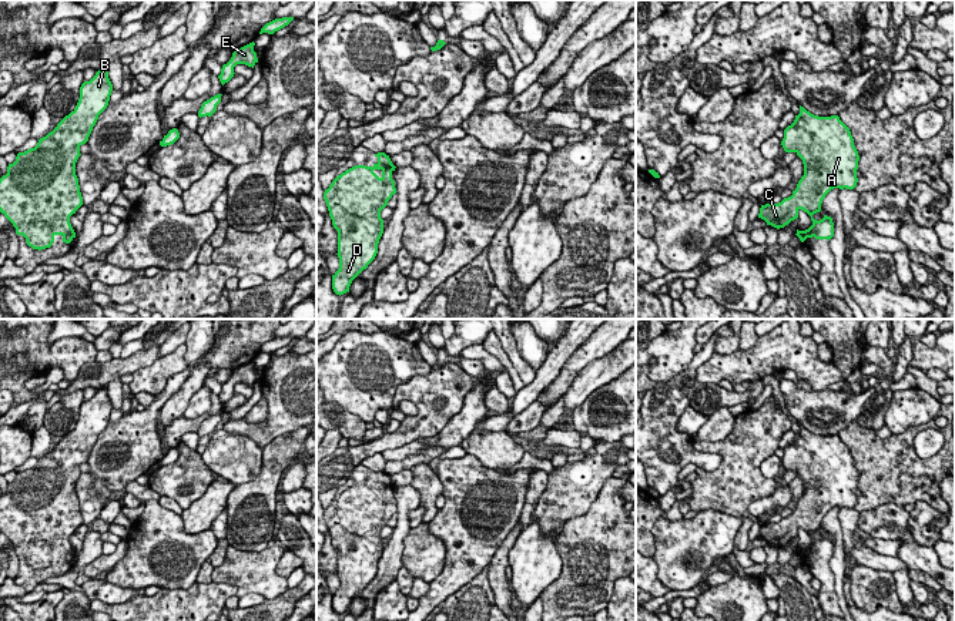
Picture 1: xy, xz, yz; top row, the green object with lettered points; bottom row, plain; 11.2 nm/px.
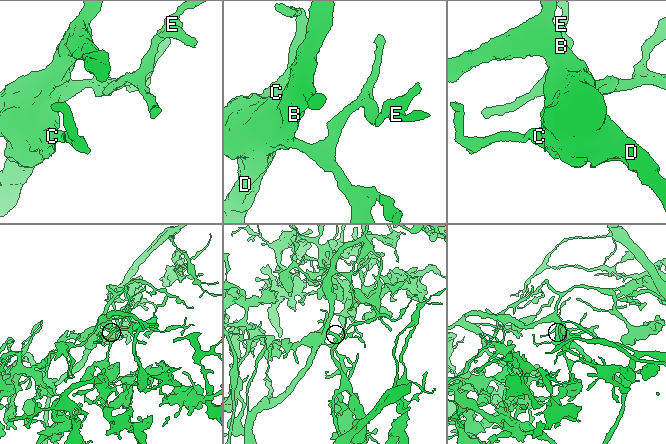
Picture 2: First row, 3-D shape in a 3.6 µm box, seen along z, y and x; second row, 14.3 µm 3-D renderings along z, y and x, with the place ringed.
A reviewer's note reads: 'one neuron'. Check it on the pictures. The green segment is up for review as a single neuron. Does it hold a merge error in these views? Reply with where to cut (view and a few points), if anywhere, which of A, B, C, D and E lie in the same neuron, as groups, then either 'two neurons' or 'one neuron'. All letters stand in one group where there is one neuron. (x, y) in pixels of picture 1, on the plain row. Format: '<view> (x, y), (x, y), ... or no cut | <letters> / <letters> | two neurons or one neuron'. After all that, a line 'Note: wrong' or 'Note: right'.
no cut | A B C D E | one neuron
Note: right

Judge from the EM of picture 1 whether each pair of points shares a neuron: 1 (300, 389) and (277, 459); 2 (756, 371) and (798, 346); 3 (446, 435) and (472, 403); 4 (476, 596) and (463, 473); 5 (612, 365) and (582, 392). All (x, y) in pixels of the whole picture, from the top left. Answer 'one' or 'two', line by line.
1: two
2: one
3: one
4: two
5: one

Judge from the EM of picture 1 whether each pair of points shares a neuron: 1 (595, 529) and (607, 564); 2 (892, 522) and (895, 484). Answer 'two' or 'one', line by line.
1: one
2: two

